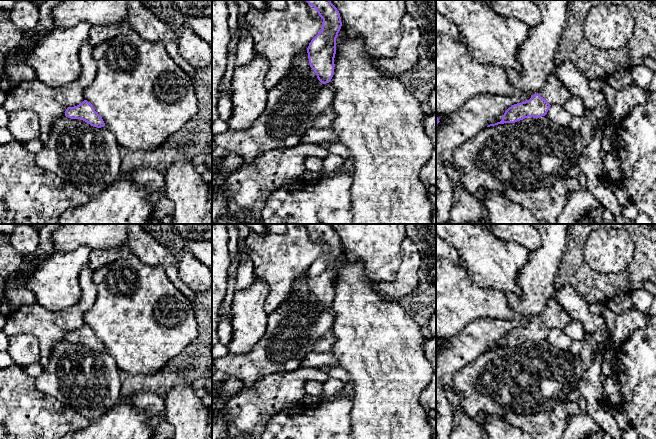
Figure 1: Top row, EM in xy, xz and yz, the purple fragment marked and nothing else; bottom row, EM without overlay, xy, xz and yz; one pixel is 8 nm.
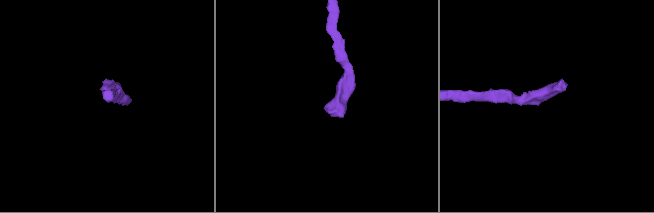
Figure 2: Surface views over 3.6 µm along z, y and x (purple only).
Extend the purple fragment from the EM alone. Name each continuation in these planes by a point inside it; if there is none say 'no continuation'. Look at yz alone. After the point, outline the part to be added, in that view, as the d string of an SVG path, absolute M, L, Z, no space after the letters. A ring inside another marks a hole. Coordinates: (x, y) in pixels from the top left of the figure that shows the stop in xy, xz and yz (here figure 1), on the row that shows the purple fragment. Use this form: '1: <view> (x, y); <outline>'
1: yz (554, 92); M554 72L550 73L538 94L550 105L563 105L572 96Z

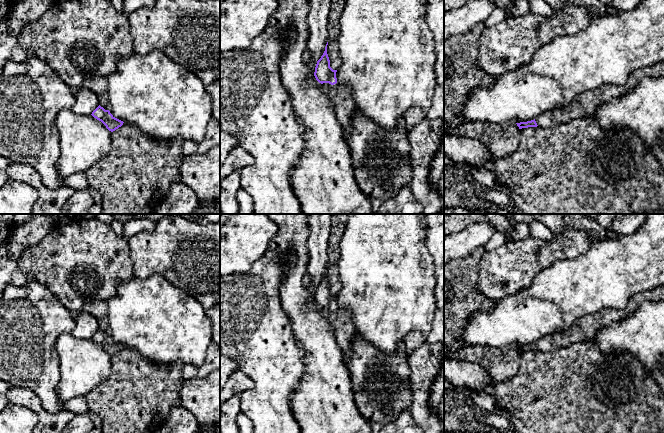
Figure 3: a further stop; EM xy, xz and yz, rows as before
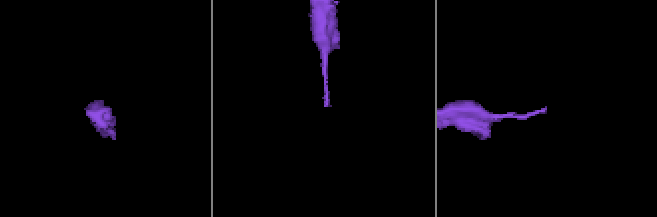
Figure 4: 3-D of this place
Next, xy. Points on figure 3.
no continuation

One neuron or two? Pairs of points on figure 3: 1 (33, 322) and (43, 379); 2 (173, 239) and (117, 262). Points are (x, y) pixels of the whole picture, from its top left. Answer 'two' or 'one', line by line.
1: one
2: two

